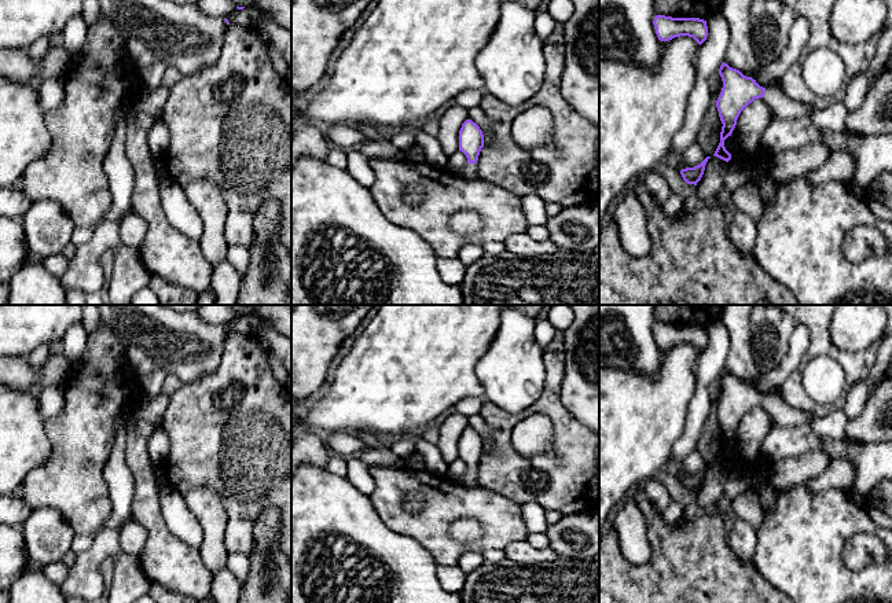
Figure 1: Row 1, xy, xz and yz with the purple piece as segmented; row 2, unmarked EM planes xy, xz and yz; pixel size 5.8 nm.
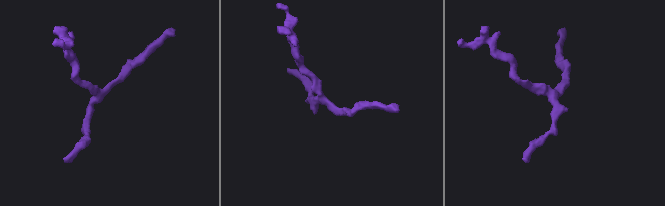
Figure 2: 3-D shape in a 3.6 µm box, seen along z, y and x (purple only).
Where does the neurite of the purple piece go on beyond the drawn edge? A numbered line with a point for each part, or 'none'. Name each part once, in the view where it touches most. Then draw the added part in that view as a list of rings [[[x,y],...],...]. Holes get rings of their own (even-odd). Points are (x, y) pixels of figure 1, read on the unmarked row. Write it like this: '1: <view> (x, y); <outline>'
1: xz (469, 480); [[[466,471],[462,478],[454,481],[463,488],[474,488],[477,486],[477,471]]]

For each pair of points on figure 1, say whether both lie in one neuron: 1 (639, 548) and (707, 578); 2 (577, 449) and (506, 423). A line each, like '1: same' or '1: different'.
1: different
2: same

